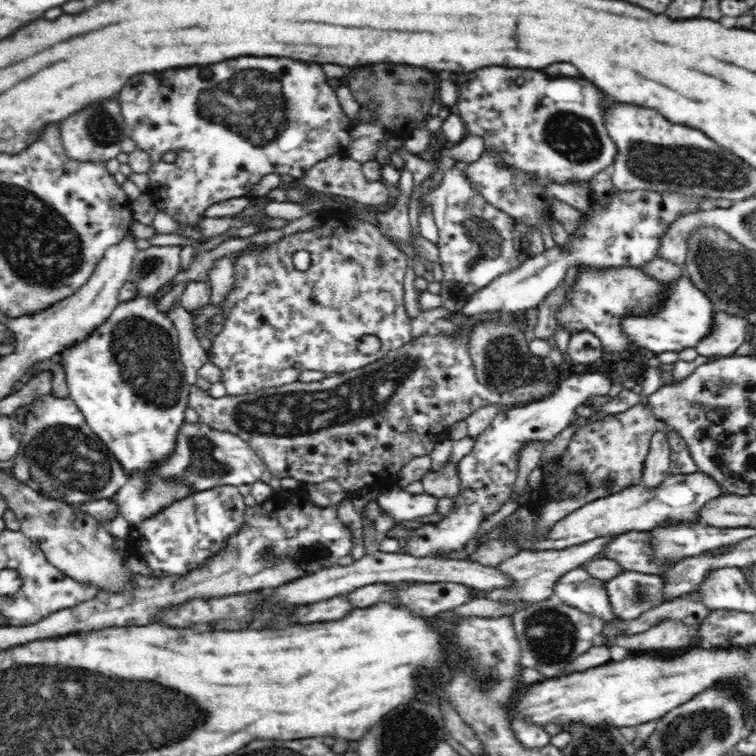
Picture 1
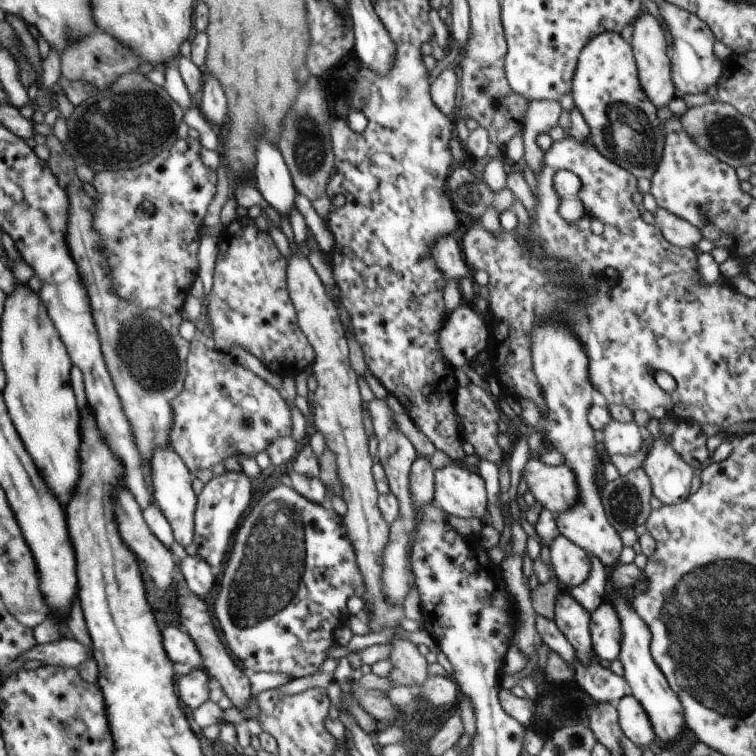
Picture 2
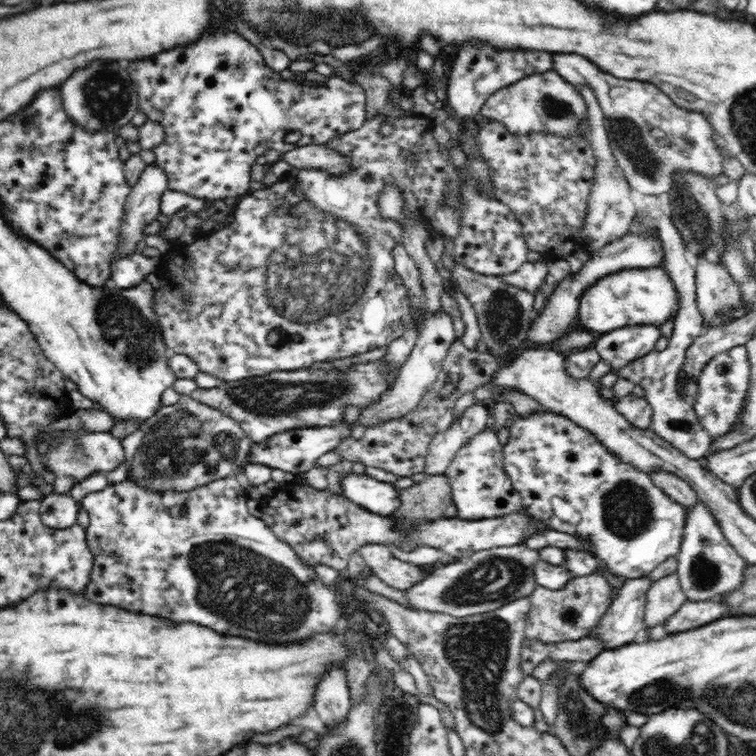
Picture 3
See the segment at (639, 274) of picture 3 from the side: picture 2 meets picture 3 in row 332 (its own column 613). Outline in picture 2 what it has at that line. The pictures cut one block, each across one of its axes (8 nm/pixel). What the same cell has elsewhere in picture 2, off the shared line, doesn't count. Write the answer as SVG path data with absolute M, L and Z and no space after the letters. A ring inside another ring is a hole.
M615 591L615 592L616 592L616 594L615 594L616 596L614 596L613 599L610 600L610 602L614 605L614 608L616 609L616 612L618 613L618 616L620 617L622 630L623 630L623 637L621 640L621 651L620 651L619 658L618 658L624 666L625 672L624 672L623 677L627 680L627 684L631 688L630 694L634 695L637 698L637 701L640 702L640 704L644 707L646 714L648 714L652 728L654 729L654 732L656 735L657 745L659 747L670 747L674 743L678 742L678 740L680 740L680 738L682 738L682 735L685 734L684 732L687 730L682 703L679 701L678 695L670 688L669 682L666 680L664 673L658 668L658 665L654 662L654 659L652 658L652 655L651 655L651 632L648 630L646 623L638 616L638 613L633 609L633 605L630 605L623 596L617 597L618 591Z

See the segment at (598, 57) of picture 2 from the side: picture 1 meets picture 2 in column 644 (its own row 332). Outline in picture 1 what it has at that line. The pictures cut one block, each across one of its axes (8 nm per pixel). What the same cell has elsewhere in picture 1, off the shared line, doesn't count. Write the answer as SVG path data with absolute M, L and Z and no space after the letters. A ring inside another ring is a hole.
M136 296L132 300L118 303L114 308L112 314L104 324L100 324L86 340L72 344L68 348L64 348L60 355L63 357L60 364L65 370L65 377L67 379L67 387L69 388L69 397L74 401L74 404L80 409L80 412L85 416L88 426L95 432L95 435L104 442L104 445L110 450L110 453L116 457L118 463L124 467L124 471L128 475L133 473L140 473L146 475L147 471L154 469L157 463L168 459L177 450L177 435L180 430L180 424L184 424L186 408L188 408L188 396L190 396L191 384L188 383L184 377L184 365L179 351L179 334L174 323L170 320L167 312L162 313L158 311L156 302L153 296Z

